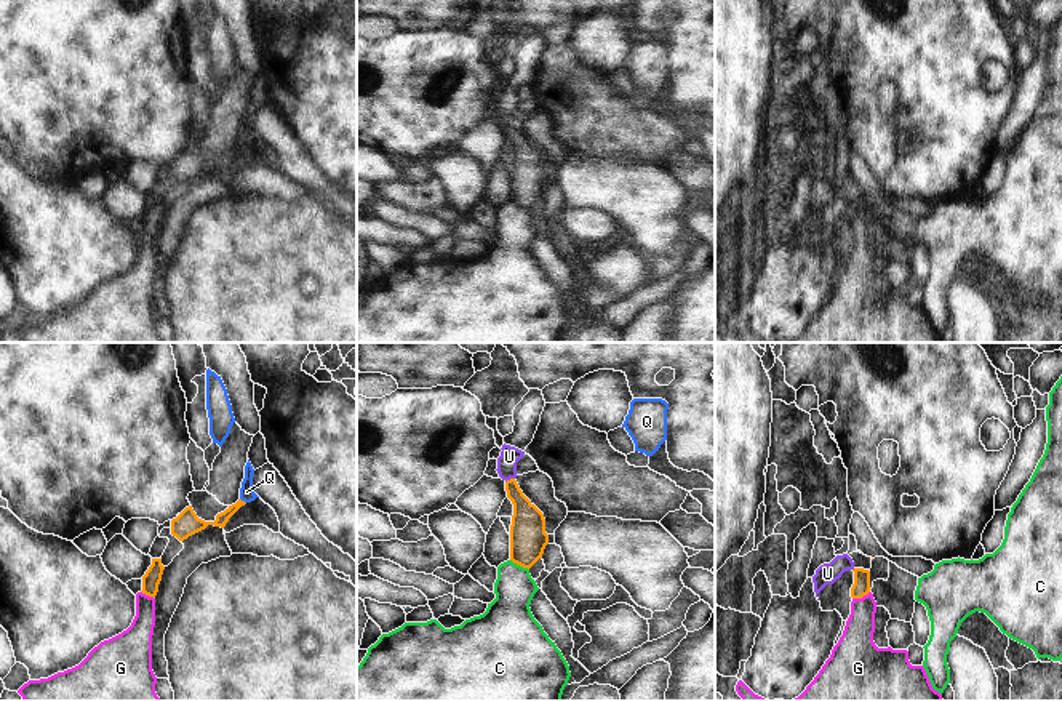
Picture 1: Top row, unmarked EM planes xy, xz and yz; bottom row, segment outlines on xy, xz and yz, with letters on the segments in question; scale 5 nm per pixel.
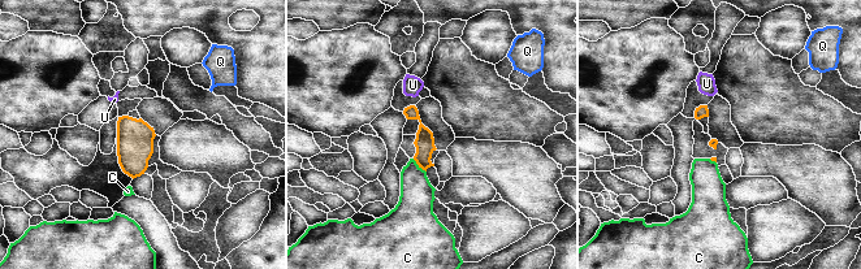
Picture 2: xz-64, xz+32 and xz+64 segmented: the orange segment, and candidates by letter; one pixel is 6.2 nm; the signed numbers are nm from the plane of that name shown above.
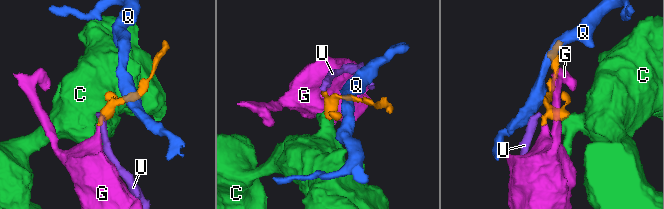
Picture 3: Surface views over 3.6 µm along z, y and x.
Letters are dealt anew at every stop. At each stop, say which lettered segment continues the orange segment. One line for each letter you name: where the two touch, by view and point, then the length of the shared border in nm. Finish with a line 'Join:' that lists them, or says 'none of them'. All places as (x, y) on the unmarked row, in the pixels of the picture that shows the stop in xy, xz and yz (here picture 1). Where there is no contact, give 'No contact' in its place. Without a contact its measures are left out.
G: Touches orange at yz (861, 239). Shared border 100 nm
Join: G.

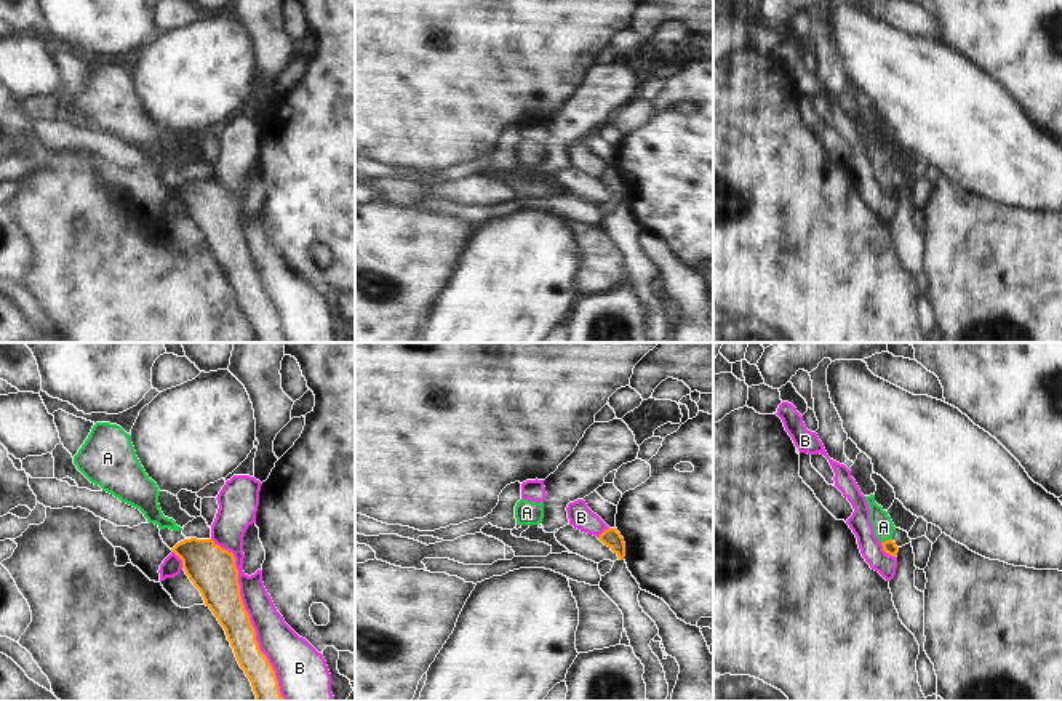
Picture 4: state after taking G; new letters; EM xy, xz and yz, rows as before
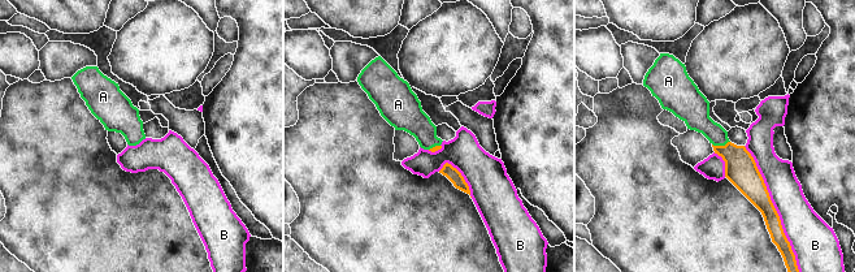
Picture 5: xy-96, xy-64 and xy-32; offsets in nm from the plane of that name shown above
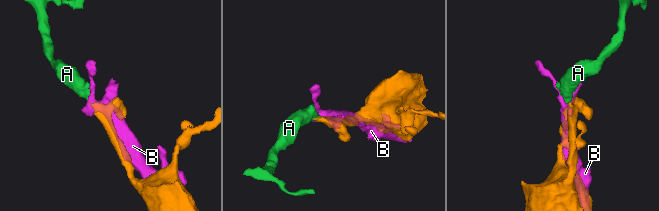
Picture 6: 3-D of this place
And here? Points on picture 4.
A: Touches orange at yz (888, 181). Shared border 60 nm
Join: A.

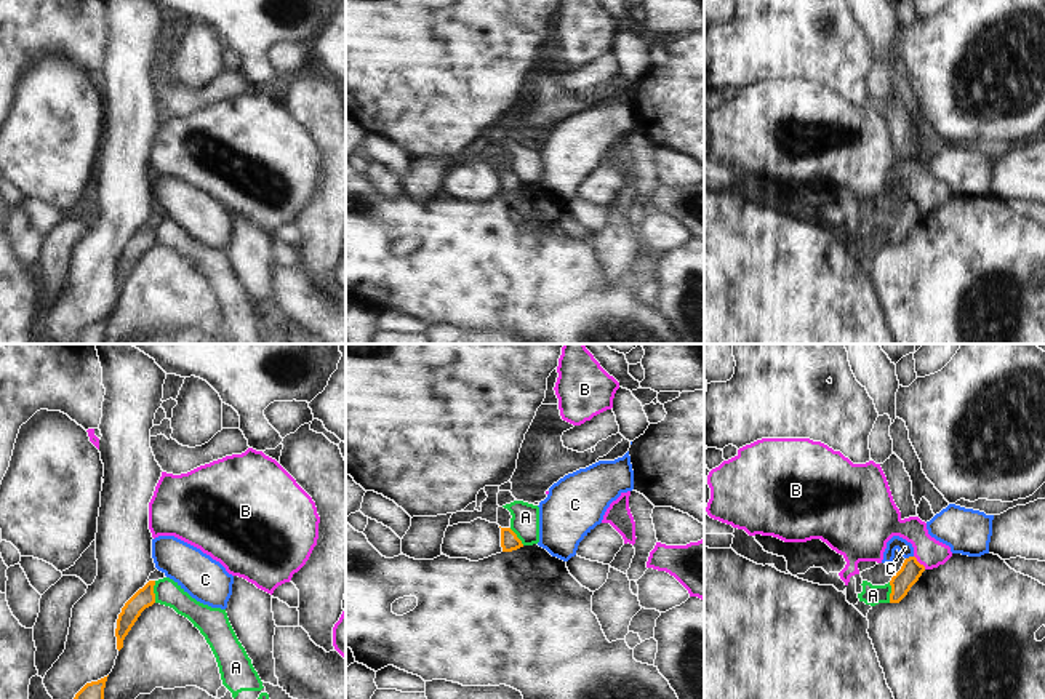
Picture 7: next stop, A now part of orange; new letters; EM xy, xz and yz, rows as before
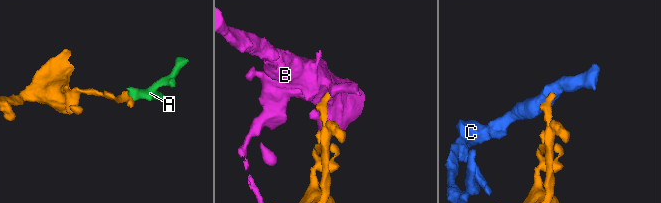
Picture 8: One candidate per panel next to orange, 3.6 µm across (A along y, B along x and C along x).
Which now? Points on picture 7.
Join: none of them.

